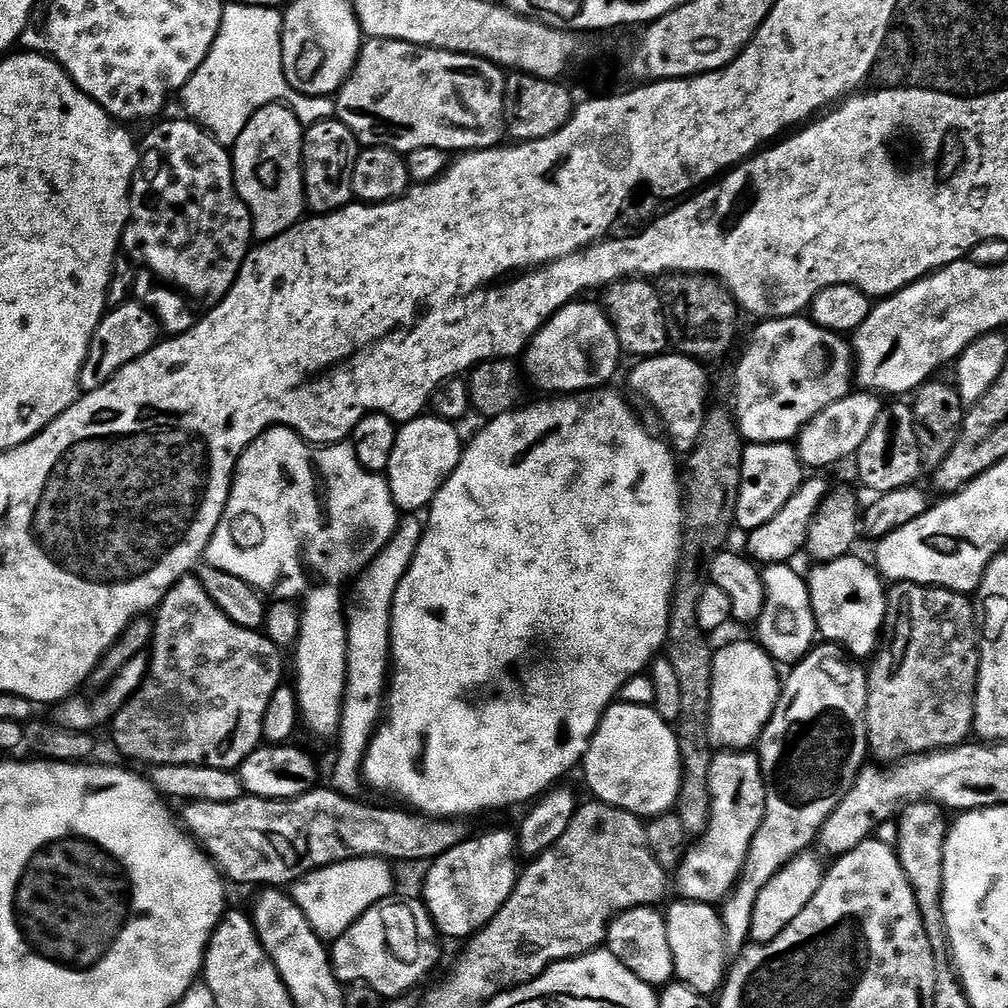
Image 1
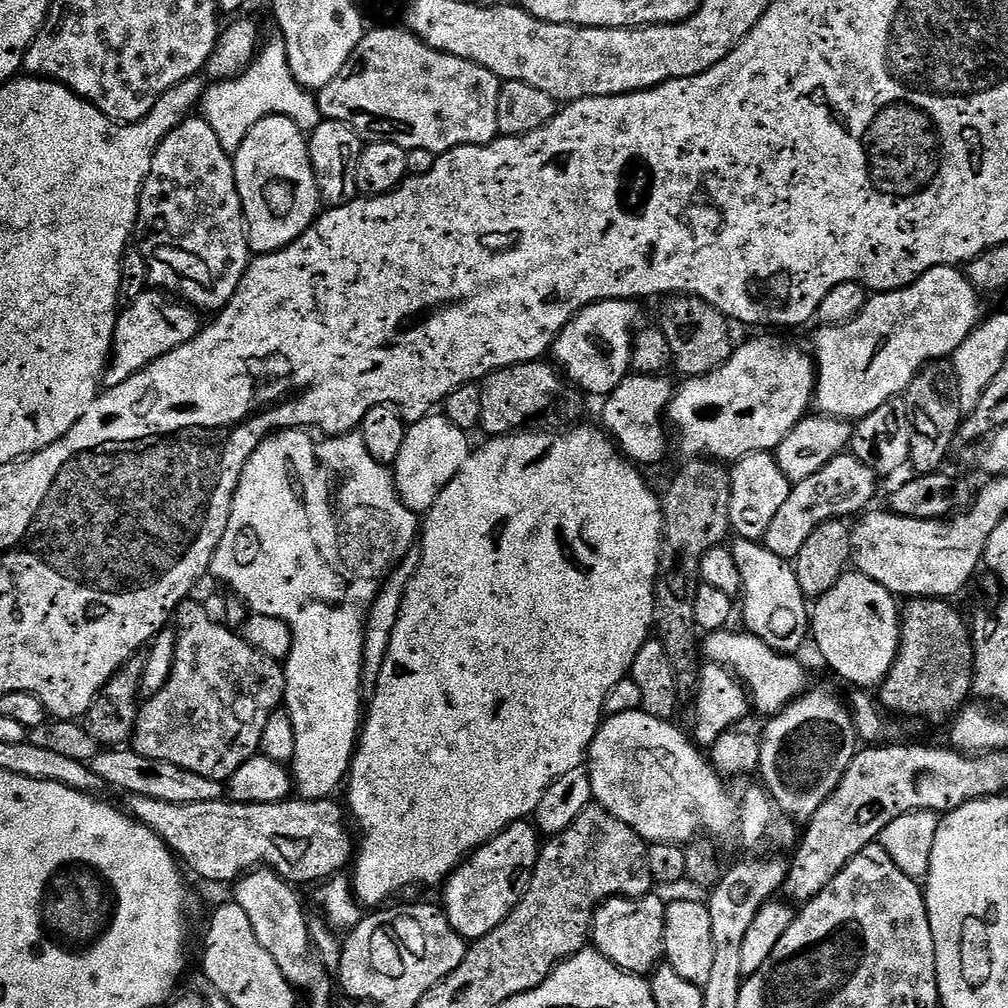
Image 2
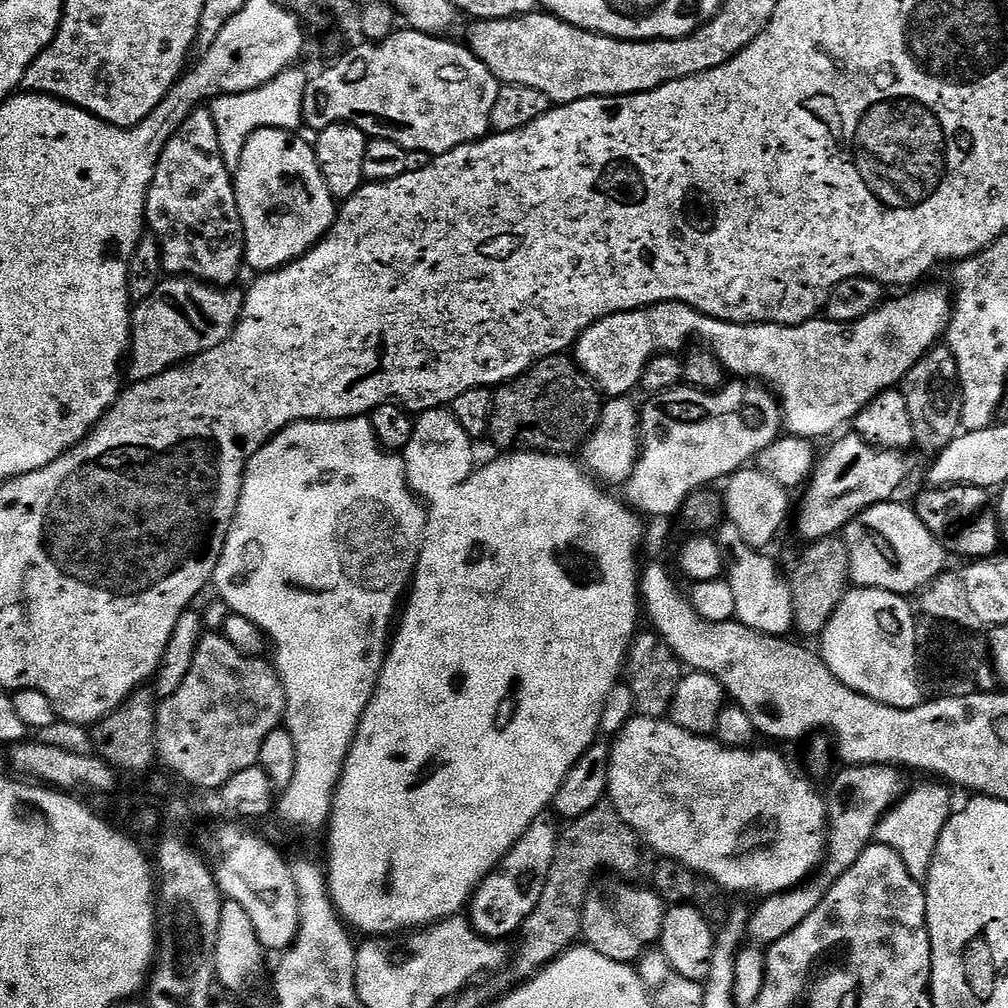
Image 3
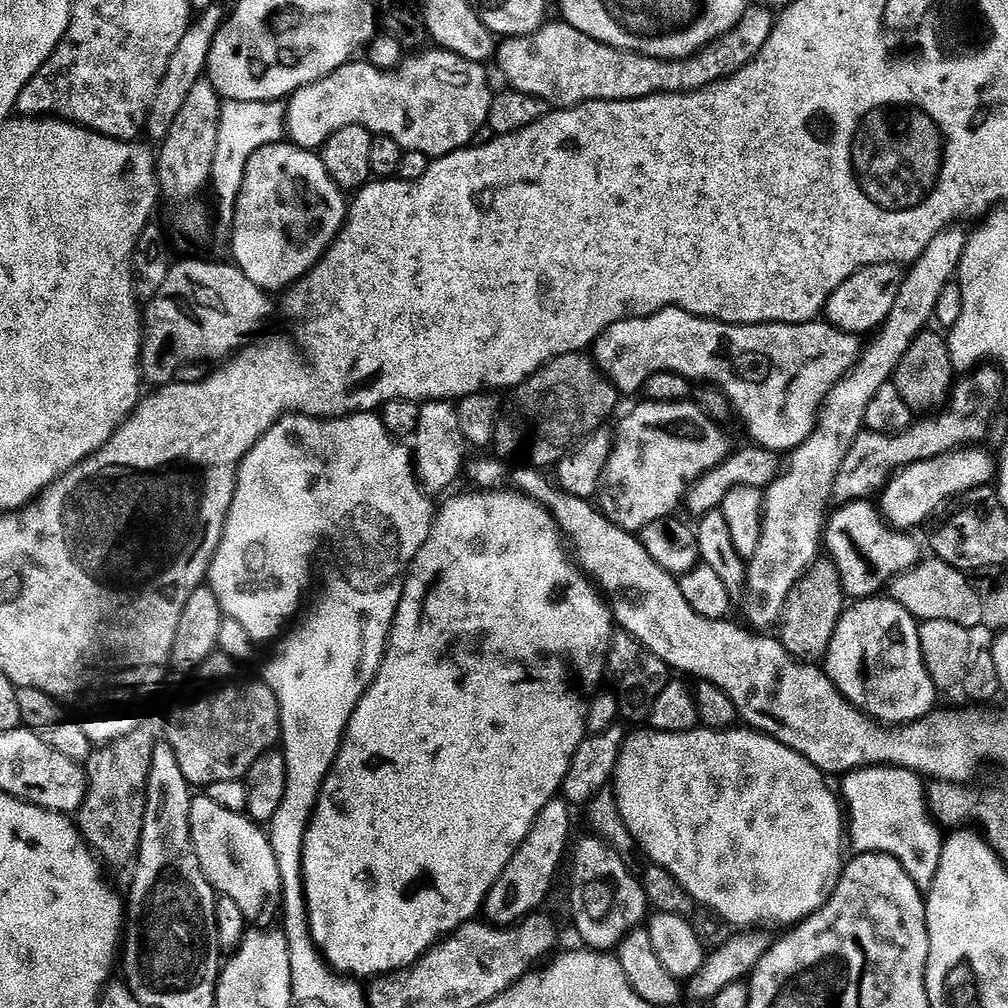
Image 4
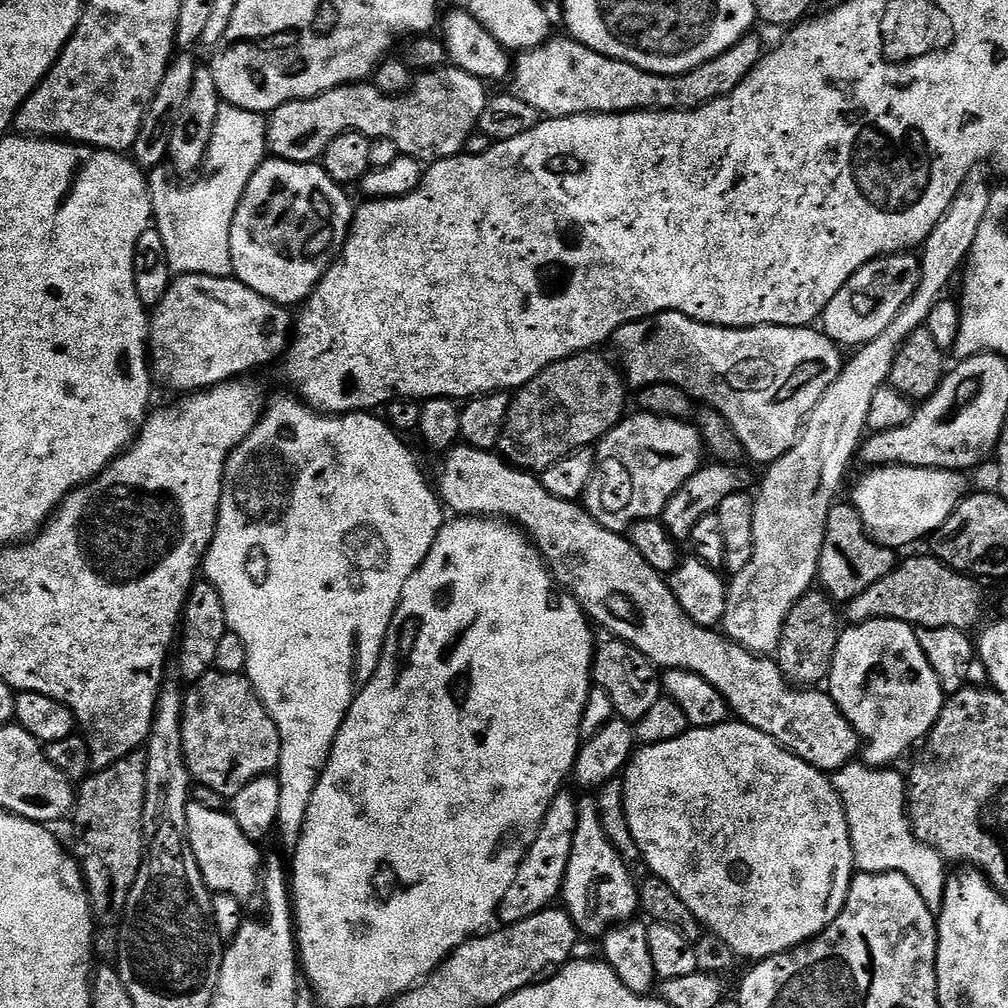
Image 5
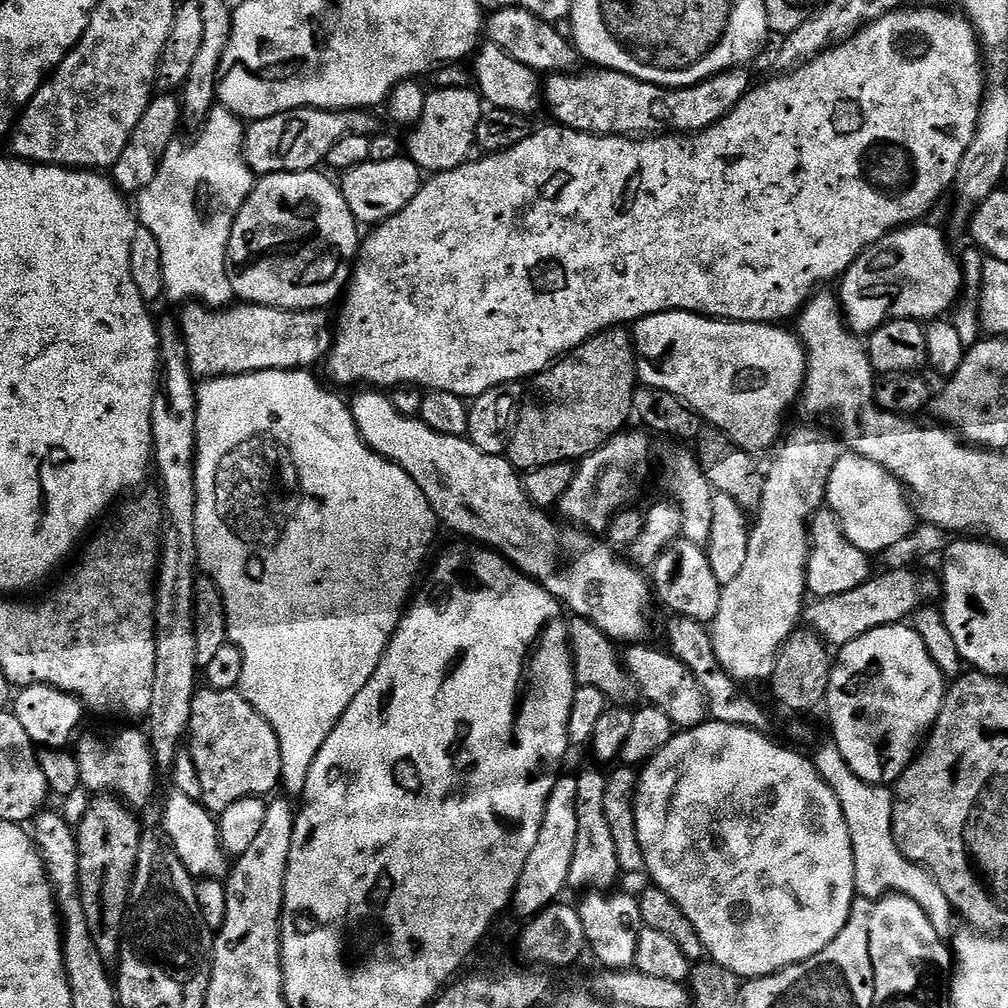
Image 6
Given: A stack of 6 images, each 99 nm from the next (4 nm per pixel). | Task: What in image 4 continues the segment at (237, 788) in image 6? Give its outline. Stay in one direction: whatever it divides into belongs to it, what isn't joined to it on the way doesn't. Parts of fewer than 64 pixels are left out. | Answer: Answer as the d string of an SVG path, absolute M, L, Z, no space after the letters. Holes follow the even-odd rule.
M213 654L194 673L192 693L185 704L180 704L166 720L166 744L174 750L178 767L186 774L186 782L197 789L206 790L214 782L244 780L250 766L262 754L277 747L280 735L280 703L263 679L247 676L237 661L223 654Z

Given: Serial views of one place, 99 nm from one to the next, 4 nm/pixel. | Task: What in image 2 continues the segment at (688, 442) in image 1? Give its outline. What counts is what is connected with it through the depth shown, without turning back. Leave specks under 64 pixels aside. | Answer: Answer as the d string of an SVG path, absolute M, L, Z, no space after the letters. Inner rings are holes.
M629 374L603 401L604 421L602 421L602 427L604 431L616 441L616 447L620 449L621 453L637 466L660 464L668 456L668 428L664 425L664 416L666 420L674 403L674 387L672 388L668 379L667 375L637 376Z

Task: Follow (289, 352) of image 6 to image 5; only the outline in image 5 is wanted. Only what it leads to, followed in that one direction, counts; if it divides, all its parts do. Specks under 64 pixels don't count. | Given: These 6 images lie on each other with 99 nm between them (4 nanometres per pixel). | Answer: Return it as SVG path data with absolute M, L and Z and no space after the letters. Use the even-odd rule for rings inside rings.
M186 274L185 276L176 276L172 281L172 285L166 290L166 294L162 298L162 302L158 302L158 306L151 309L150 327L148 329L148 346L150 349L150 371L152 379L157 385L165 384L168 388L177 388L180 394L191 394L197 390L207 390L213 388L216 384L224 384L227 380L234 380L243 377L244 372L248 372L251 368L256 368L259 364L264 364L267 360L279 361L284 353L288 351L290 343L290 333L294 328L294 320L290 315L289 309L283 304L273 304L271 300L267 300L262 294L258 294L254 290L250 290L250 286L246 286L232 276L207 276L206 274Z

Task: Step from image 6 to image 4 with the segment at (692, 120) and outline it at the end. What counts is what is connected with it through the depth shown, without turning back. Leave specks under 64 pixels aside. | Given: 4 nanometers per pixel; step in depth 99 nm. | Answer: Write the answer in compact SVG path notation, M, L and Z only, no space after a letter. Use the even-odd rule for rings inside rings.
M763 6L745 7L738 26L722 34L714 42L710 42L693 56L684 60L655 60L649 56L639 56L637 52L624 52L609 44L590 38L590 34L582 34L567 22L552 24L546 22L539 30L529 36L509 36L499 41L494 64L500 67L500 72L509 80L511 87L518 92L534 94L542 98L549 106L557 109L574 108L577 104L585 104L591 100L641 100L647 96L659 96L661 92L697 92L719 80L732 76L742 66L746 66L759 54L762 46L766 46L766 38L776 25L773 9Z

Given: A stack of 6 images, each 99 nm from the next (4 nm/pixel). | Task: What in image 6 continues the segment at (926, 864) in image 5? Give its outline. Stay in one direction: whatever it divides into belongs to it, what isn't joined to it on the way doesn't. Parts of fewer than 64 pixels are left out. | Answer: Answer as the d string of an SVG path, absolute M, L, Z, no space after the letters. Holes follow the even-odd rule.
M828 742L814 755L814 763L818 774L834 790L838 802L842 806L842 814L846 818L846 826L850 830L850 842L854 850L854 878L857 893L865 900L876 900L879 896L895 894L909 896L930 918L930 926L938 930L938 934L948 938L953 935L952 920L954 913L952 903L942 894L942 886L934 882L934 878L920 864L912 864L898 850L898 842L894 842L892 829L892 797L893 789L888 786L868 784L850 766L846 766L846 758L836 749L835 743Z

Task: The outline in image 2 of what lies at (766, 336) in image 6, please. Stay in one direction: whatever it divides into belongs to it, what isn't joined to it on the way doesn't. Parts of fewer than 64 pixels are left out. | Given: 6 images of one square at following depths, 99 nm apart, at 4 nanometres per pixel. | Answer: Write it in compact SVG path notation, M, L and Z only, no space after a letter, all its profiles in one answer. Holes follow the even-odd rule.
M943 264L937 268L932 268L926 274L922 274L910 286L899 288L893 292L875 293L862 310L862 314L858 314L858 318L854 318L845 324L821 327L819 329L821 332L816 336L816 352L814 351L814 359L818 369L815 407L825 416L836 416L839 420L859 422L863 416L869 416L871 412L878 410L878 406L882 406L888 400L903 397L904 393L908 391L908 387L911 386L912 380L920 372L920 369L928 367L929 364L944 362L949 358L955 357L958 346L962 346L962 342L966 342L968 335L982 322L980 299L982 299L981 293L968 281L967 275L959 267ZM599 300L597 304L588 304L560 332L554 345L555 363L562 369L563 375L575 387L585 394L607 398L630 374L632 366L632 341L636 319L640 316L639 303L631 300Z

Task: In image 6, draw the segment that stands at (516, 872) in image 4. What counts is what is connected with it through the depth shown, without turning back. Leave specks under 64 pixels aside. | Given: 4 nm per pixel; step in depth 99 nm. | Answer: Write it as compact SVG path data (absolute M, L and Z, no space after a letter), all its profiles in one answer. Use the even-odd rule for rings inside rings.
M561 775L550 798L546 802L546 814L542 818L542 830L538 830L538 842L522 866L522 874L512 895L511 911L520 918L537 916L544 908L557 903L568 888L570 862L574 858L574 846L578 842L578 782L575 775Z

